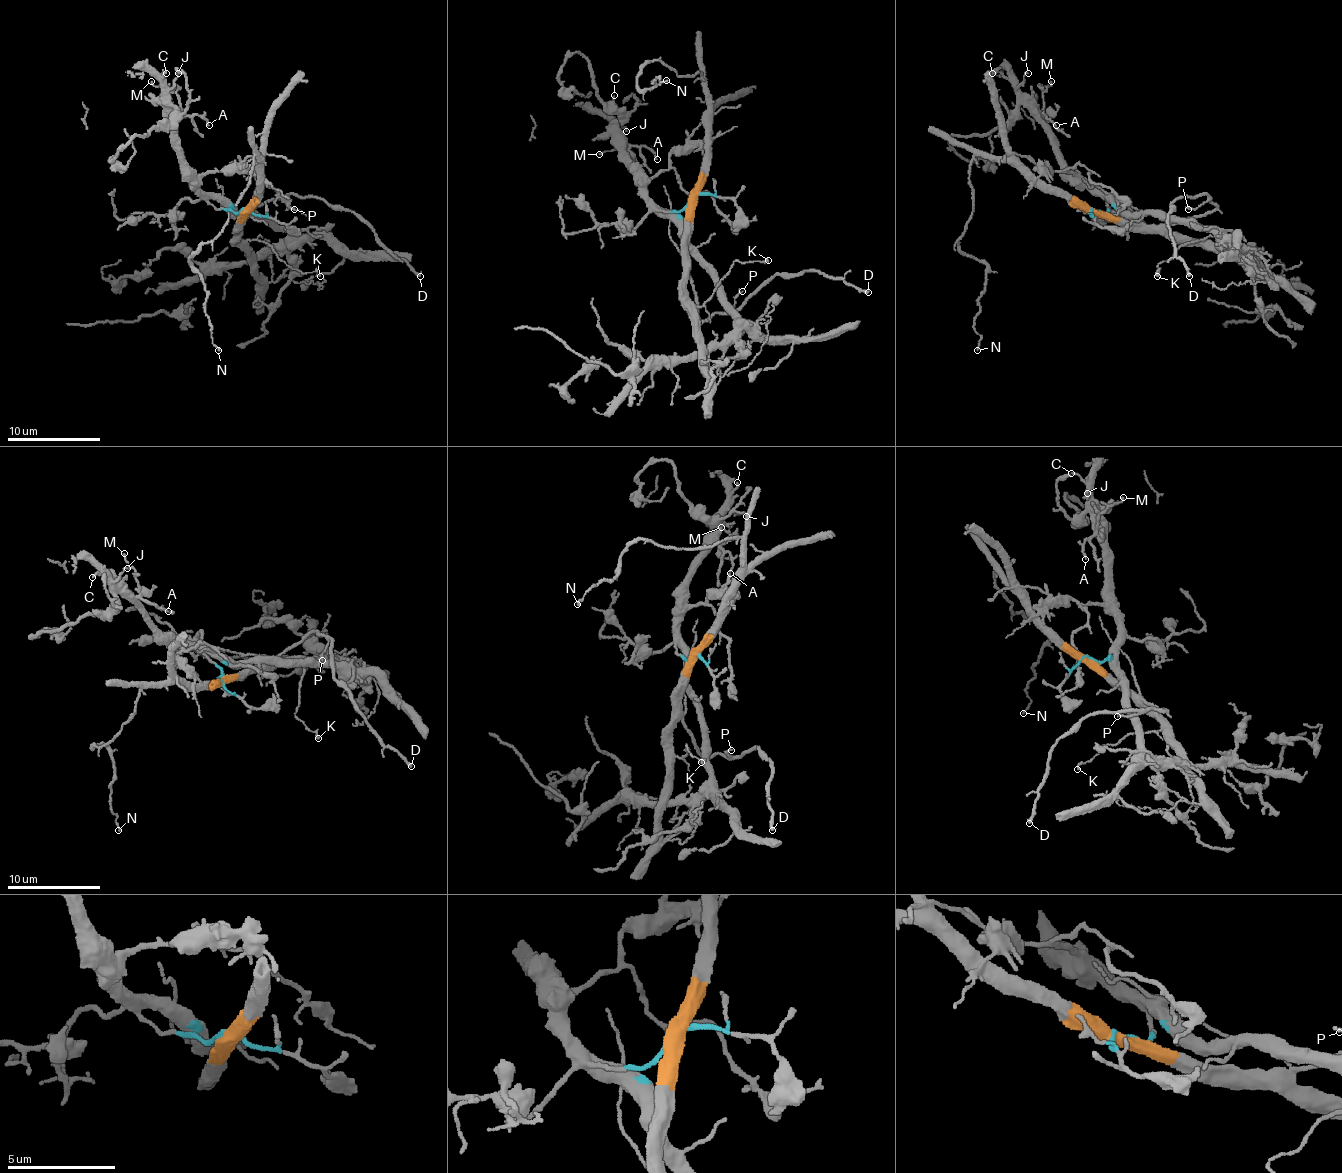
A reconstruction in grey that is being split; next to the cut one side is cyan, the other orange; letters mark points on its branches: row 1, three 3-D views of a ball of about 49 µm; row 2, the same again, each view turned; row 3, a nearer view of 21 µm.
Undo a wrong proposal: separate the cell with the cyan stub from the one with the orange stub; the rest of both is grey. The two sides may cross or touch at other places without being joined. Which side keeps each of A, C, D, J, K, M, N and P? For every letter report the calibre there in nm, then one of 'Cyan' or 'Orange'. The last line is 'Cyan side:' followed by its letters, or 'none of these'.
A: Thickness 150 nm. Cyan
C: Thickness 110 nm. Cyan
D: Thickness 220 nm. Orange
J: Thickness 130 nm. Cyan
K: Thickness 150 nm. Orange
M: Thickness 130 nm. Cyan
N: Thickness 130 nm. Orange
P: Thickness 120 nm. Orange
Cyan side: A, C, J, M

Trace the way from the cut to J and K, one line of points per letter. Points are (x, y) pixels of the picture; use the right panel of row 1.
J: (1093, 209), (1107, 209), (1107, 204), (1063, 160), (1047, 123), (1017, 91), (1029, 72)
K: (1093, 209), (1131, 223), (1165, 225), (1172, 232), (1202, 239), (1191, 242), (1158, 265), (1156, 276)

